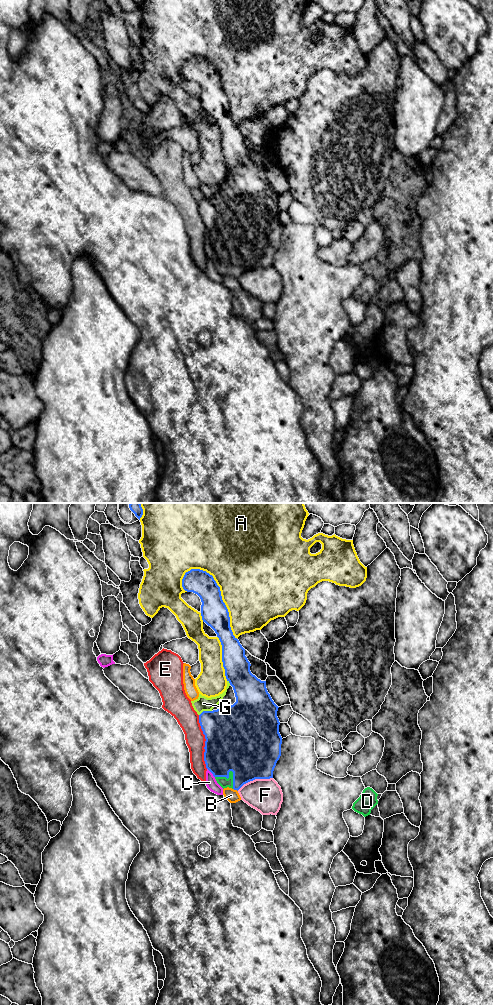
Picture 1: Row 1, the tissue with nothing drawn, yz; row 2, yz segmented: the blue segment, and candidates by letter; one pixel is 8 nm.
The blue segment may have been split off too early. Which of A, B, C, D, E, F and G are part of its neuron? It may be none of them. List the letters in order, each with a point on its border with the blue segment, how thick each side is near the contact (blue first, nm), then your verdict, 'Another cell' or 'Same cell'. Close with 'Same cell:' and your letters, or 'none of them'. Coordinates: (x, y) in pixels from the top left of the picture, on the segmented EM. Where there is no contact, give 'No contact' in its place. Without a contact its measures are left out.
A: Touches blue at yz (220, 595). Thickness 220 nm (blue) against 480 nm. Another cell
B: Touches blue at yz (235, 789). Thickness 300 nm (blue) against 100 nm. Another cell
C: Touches blue at yz (211, 772). Thickness 380 nm (blue) against 90 nm. Another cell
D: Touches blue at yz (230, 770). Thickness 500 nm (blue) against 80 nm. Same cell
E: Touches blue at yz (205, 742). Thickness 500 nm (blue) against 170 nm. Another cell
F: Touches blue at yz (254, 779). Thickness 460 nm (blue) against 280 nm. Another cell
G: Touches blue at yz (205, 711). Thickness 380 nm (blue) against 120 nm. Another cell
Same cell: D

